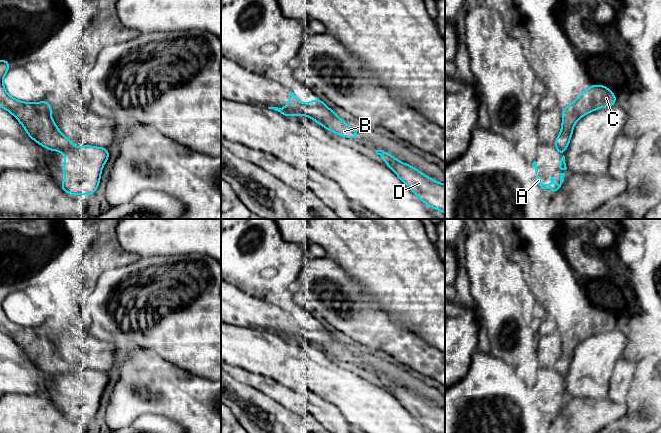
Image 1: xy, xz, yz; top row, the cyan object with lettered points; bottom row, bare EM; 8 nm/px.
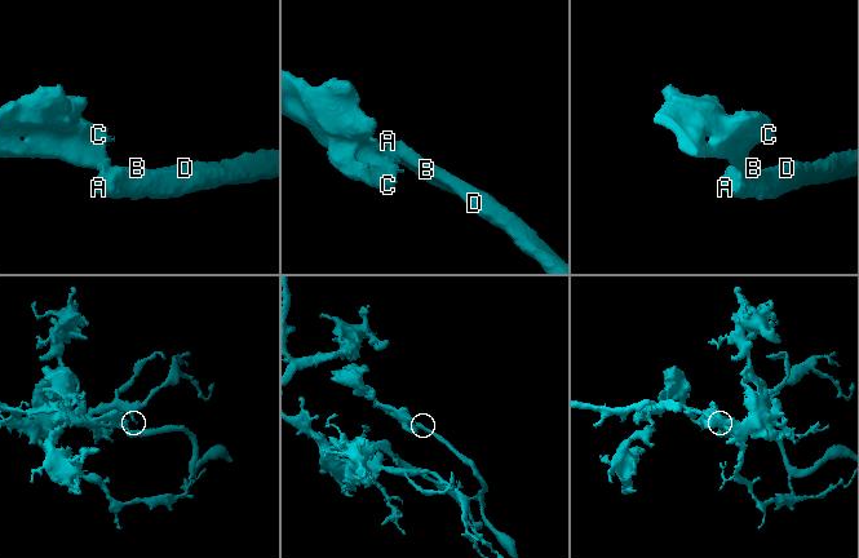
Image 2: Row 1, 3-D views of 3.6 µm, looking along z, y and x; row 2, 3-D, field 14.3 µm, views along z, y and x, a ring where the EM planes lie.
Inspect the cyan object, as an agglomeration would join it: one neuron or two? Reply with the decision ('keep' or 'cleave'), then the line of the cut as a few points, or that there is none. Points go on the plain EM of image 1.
cleave | xz (283, 331), (297, 337)

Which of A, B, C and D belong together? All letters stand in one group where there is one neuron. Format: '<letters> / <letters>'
A B D / C

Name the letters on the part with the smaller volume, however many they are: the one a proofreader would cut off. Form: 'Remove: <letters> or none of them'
Remove: C

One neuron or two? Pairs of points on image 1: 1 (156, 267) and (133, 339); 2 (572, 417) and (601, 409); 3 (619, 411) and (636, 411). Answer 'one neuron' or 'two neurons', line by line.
1: one neuron
2: one neuron
3: two neurons

